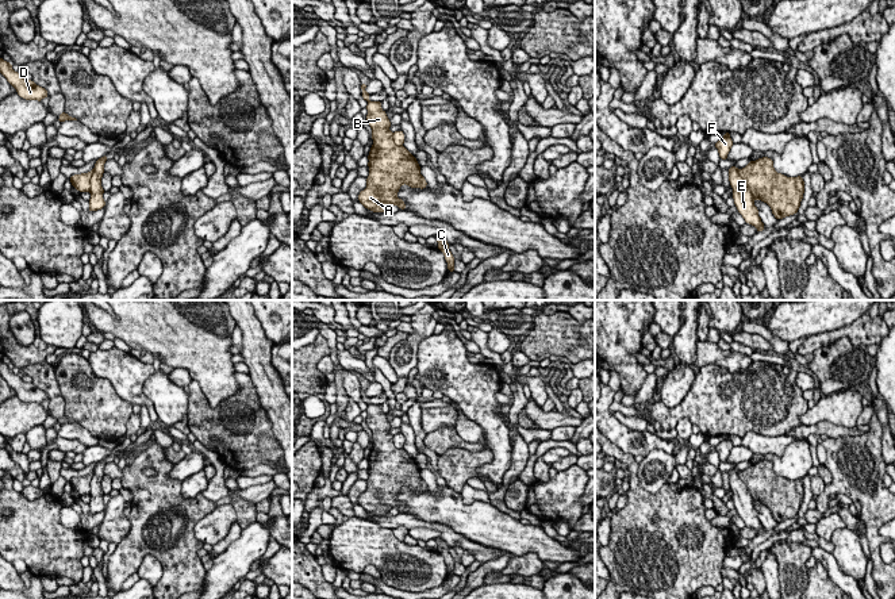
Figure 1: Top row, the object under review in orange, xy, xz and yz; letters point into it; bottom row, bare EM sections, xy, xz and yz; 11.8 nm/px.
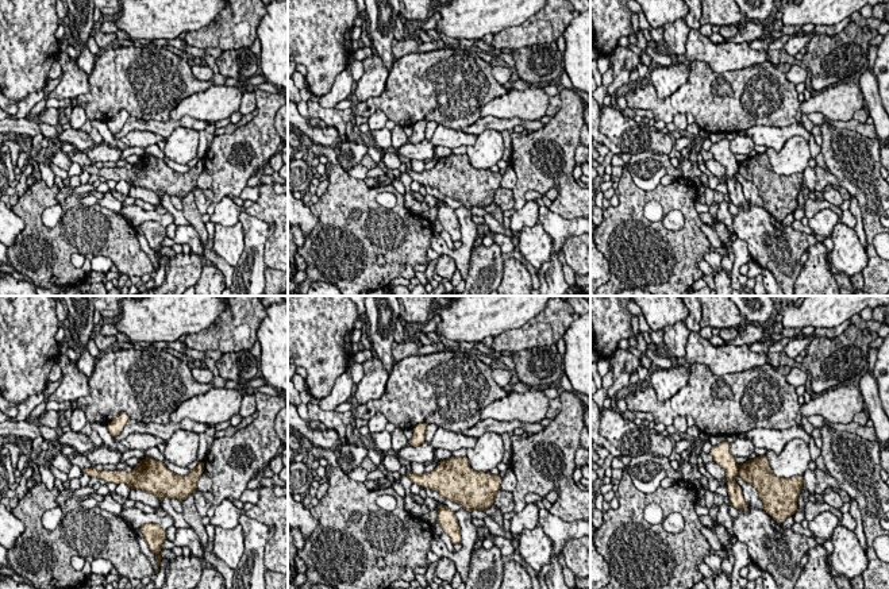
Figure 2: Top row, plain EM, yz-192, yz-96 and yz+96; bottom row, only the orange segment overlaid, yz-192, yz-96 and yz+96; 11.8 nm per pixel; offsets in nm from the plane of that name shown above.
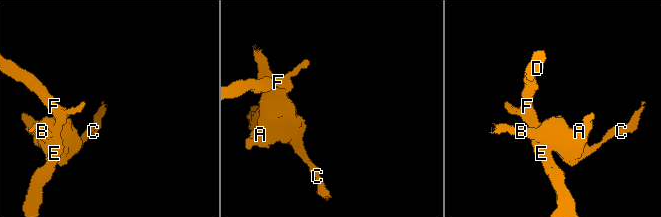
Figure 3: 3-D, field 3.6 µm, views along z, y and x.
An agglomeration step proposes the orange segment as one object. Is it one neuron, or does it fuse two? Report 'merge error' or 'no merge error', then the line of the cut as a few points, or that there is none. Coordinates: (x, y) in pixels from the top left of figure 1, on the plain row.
merge error | yz (737, 473), (753, 502)

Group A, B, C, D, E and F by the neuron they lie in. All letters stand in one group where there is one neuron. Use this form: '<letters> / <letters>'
A B C / D E F

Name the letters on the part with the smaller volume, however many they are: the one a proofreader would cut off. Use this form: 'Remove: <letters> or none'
Remove: A, B, C

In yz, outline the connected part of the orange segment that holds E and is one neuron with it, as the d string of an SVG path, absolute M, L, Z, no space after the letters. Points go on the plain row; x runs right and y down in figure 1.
M734 468L727 472L730 489L734 492L731 499L737 514L742 518L745 526L749 526L757 531L757 535L764 534L765 529L758 519L758 512L753 506L752 496L748 492L746 485L741 481L737 469Z

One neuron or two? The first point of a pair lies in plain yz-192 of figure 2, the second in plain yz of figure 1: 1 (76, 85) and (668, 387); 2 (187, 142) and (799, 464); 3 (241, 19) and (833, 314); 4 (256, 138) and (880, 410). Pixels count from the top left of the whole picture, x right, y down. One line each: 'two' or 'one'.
1: one
2: one
3: two
4: two

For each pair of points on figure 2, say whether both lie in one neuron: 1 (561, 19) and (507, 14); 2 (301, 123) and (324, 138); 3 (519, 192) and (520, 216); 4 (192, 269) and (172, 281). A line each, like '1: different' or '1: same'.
1: different
2: same
3: different
4: same

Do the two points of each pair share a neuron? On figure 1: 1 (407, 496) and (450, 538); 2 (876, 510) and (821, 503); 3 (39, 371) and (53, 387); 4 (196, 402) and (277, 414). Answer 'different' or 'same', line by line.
1: different
2: same
3: same
4: different

